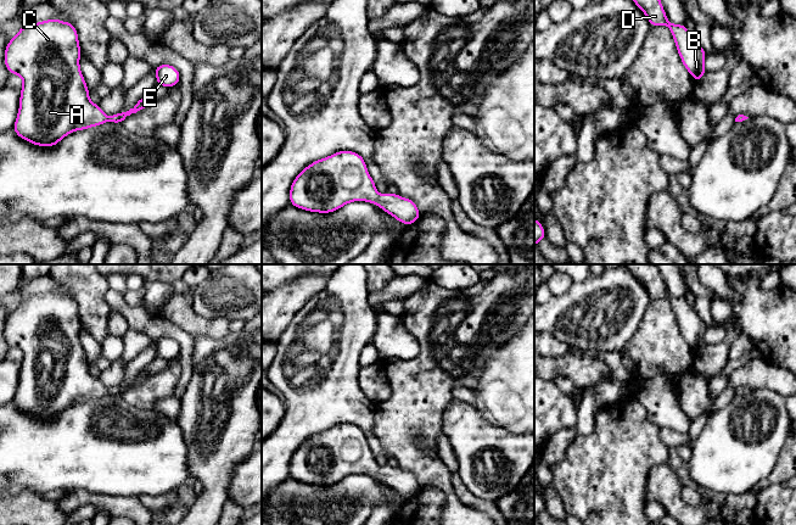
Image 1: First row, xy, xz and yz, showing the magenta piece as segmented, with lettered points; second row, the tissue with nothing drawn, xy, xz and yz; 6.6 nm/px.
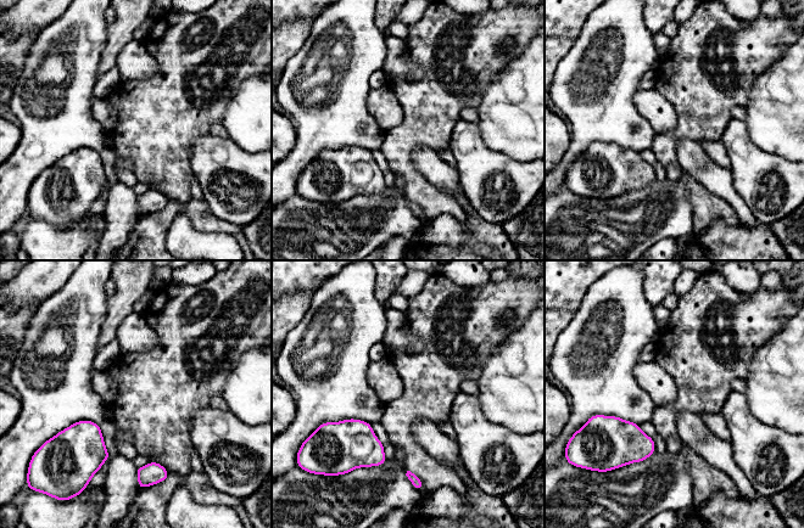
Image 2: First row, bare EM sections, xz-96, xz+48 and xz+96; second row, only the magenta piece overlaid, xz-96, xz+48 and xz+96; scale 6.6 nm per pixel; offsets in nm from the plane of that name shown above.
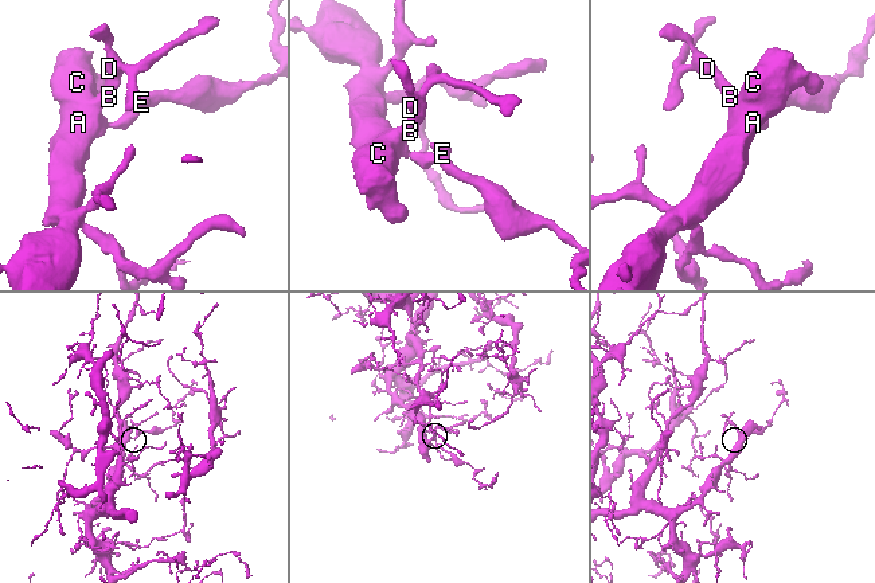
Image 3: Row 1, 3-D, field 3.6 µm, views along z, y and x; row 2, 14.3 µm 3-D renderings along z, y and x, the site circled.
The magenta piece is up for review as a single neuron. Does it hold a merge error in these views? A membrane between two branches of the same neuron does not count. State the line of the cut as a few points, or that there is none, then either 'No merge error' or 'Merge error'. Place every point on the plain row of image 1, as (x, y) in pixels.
No split. No merge error

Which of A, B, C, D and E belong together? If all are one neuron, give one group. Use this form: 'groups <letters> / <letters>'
groups A B C D E

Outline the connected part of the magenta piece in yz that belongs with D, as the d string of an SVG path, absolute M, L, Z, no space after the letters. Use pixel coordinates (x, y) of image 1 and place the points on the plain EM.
M628 264L634 277L645 286L652 300L667 298L676 314L676 320L686 344L695 354L701 353L705 342L706 325L684 297L667 292L662 275L656 264Z

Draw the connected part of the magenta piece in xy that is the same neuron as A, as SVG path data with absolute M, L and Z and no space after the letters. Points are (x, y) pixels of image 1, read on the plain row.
M56 291L22 298L5 320L5 339L23 353L15 406L38 419L55 419L66 408L101 398L123 396L151 374L139 373L127 385L107 390L89 370L80 344L78 305Z

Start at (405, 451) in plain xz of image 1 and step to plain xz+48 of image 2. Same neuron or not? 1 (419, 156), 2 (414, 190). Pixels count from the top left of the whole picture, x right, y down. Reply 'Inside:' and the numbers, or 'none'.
Inside: 2

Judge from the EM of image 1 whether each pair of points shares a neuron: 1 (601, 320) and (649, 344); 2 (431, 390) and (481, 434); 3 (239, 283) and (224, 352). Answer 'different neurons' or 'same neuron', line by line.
1: different neurons
2: different neurons
3: different neurons

